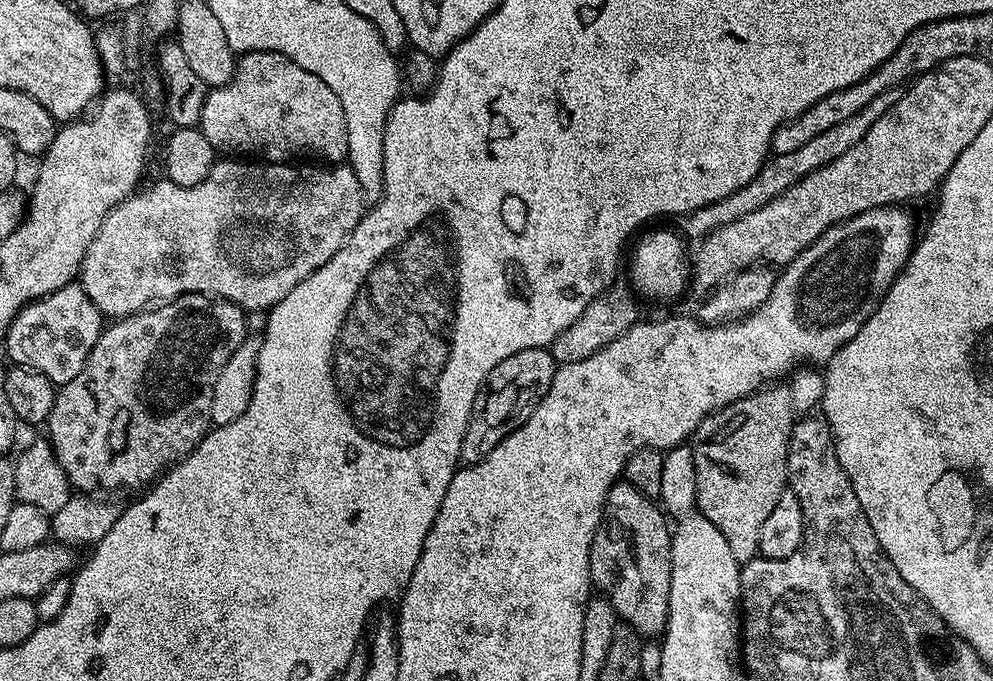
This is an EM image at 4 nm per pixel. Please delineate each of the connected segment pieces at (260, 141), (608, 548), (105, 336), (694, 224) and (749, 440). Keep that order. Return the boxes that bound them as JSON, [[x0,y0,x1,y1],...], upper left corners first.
[[198,52,348,165],[590,482,672,638],[46,294,246,494],[676,87,905,240],[690,382,793,566]]

